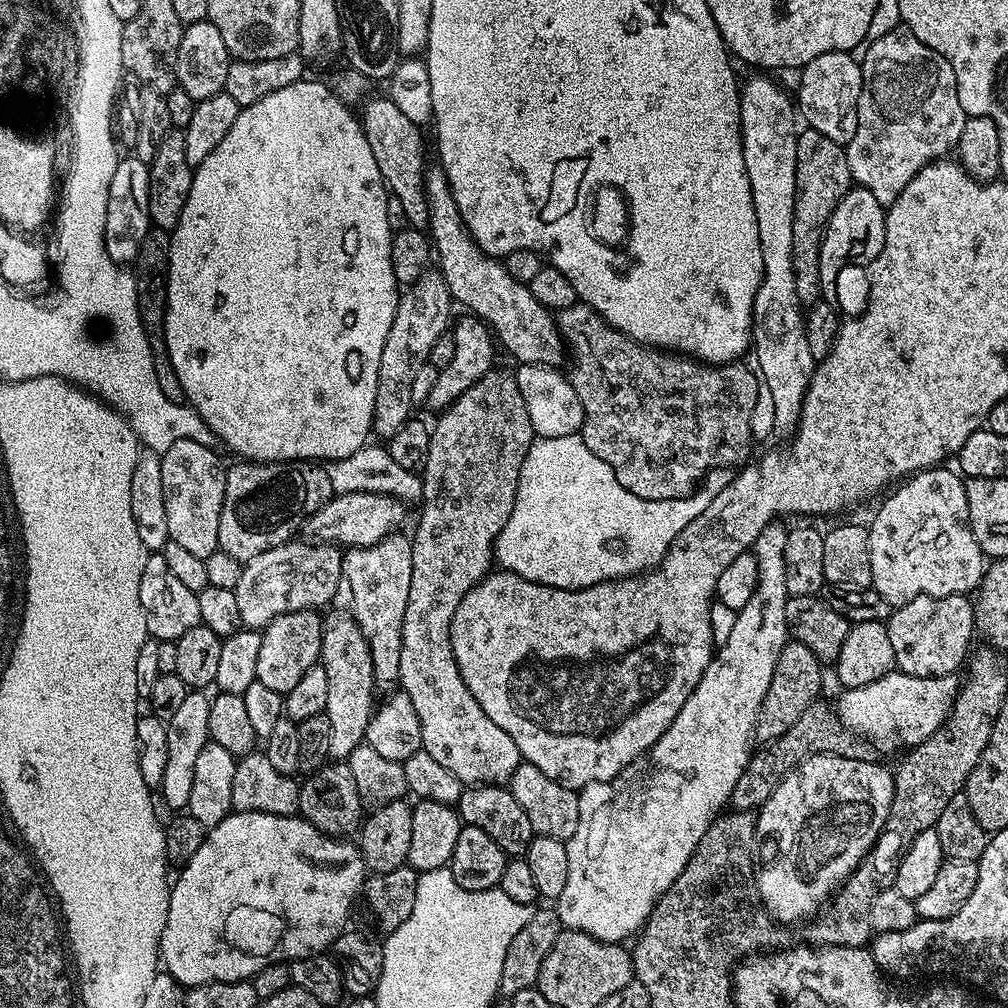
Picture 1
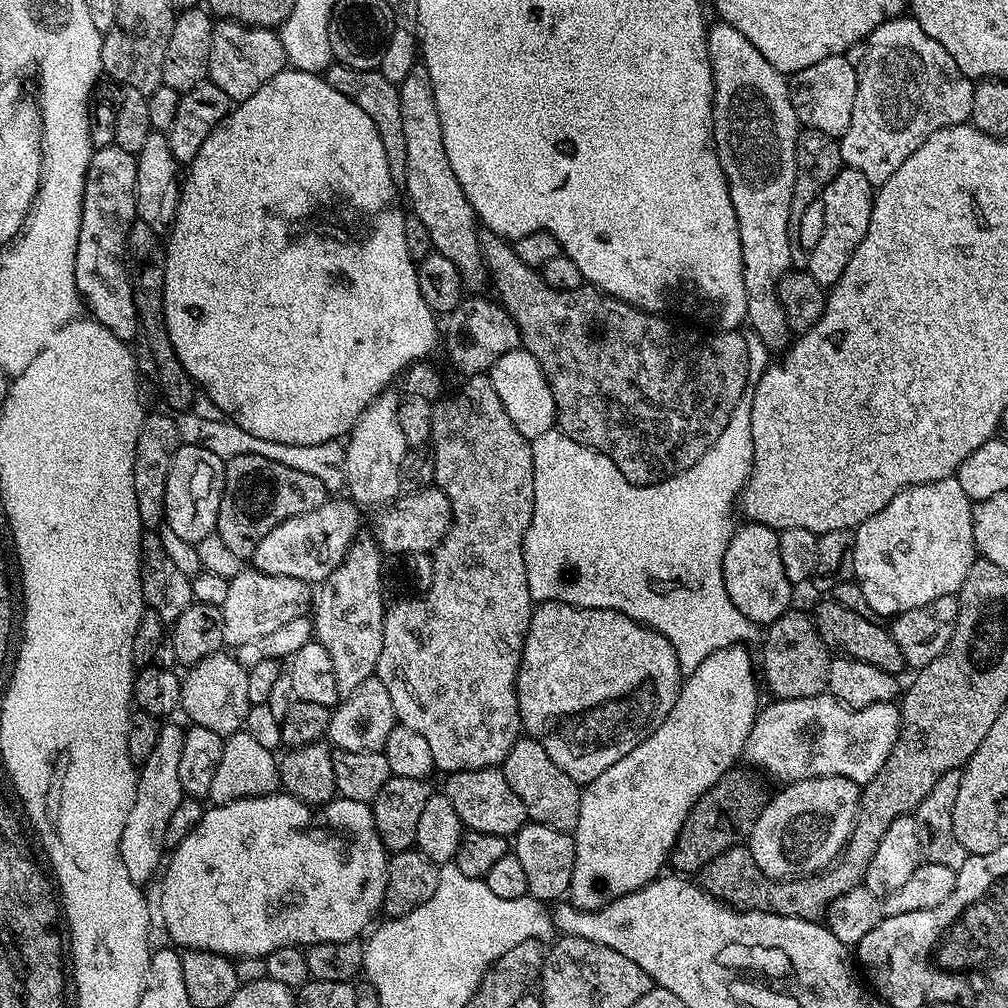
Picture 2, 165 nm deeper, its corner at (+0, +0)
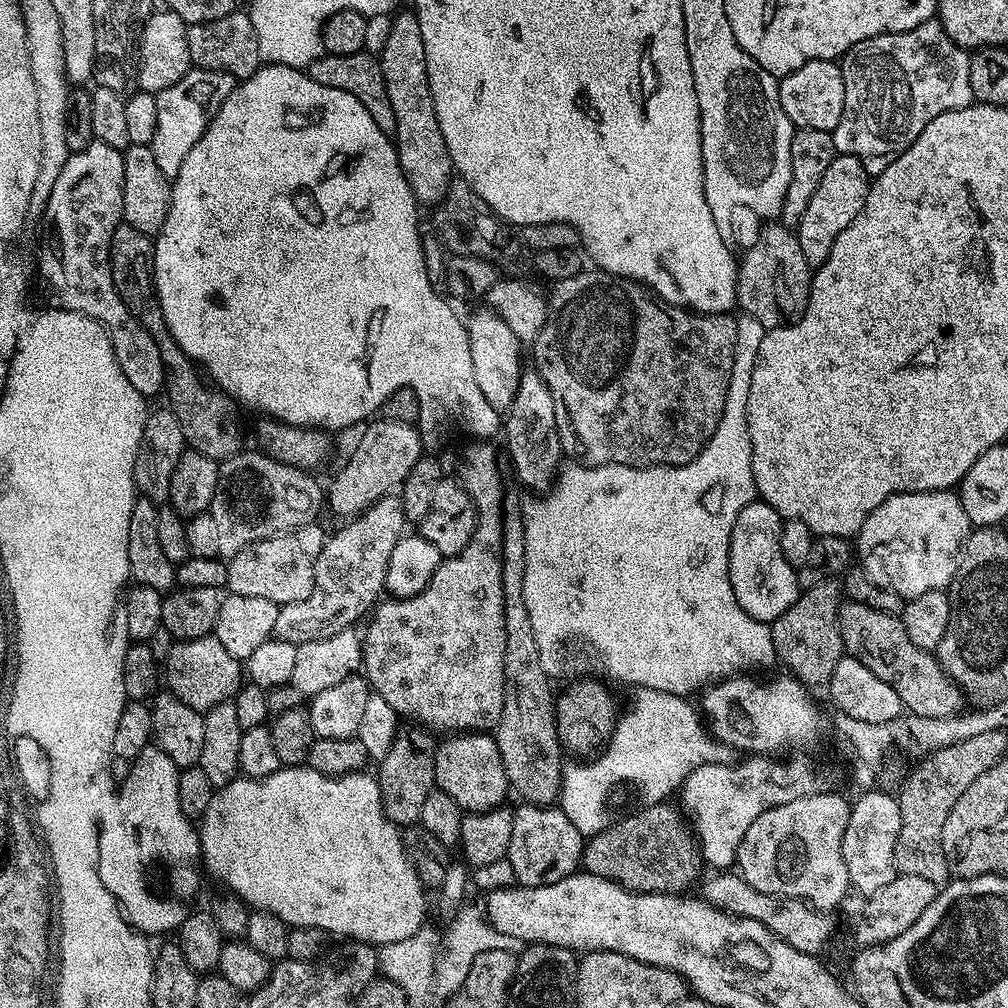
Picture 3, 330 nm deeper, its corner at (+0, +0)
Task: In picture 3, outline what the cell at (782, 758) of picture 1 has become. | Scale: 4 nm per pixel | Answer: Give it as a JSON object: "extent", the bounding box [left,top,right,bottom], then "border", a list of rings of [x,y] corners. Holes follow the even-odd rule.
{"extent":[581,802,702,894],"border":[[[668,802],[645,805],[640,811],[624,817],[616,824],[611,823],[599,833],[593,834],[585,841],[581,856],[583,869],[595,876],[612,880],[631,892],[676,894],[681,890],[691,889],[688,887],[695,882],[696,875],[699,874],[700,868],[702,869],[698,840],[682,819],[681,813],[675,807],[672,809],[670,805]]]}

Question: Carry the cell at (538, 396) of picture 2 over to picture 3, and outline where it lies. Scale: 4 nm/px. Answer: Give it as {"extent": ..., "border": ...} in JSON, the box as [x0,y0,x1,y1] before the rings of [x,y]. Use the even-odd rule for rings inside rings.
{"extent":[466,306,522,410],"border":[[[481,306],[477,312],[466,316],[466,327],[470,340],[470,359],[474,366],[474,382],[478,382],[478,390],[482,390],[486,402],[498,410],[507,410],[514,402],[514,394],[518,390],[518,382],[522,365],[520,365],[520,351],[522,345],[510,326],[498,318],[498,314],[487,306]]]}

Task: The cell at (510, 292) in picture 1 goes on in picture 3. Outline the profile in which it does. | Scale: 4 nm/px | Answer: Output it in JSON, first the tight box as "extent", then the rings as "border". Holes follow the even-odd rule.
{"extent":[378,11,454,206],"border":[[[397,11],[392,16],[390,34],[386,34],[386,46],[378,53],[378,59],[386,82],[386,95],[394,110],[394,143],[402,174],[421,205],[435,206],[448,193],[448,185],[454,180],[454,169],[446,150],[446,138],[442,138],[442,130],[438,130],[438,114],[434,110],[426,70],[422,26],[418,26],[415,11],[404,11]]]}

